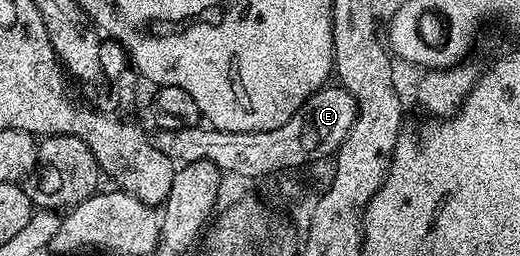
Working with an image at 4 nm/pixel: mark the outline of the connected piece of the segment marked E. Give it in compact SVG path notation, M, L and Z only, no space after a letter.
M331 84L316 91L291 116L289 122L281 127L275 127L273 131L227 132L200 124L197 127L186 127L182 130L158 129L152 135L152 140L157 150L177 166L182 166L189 162L207 160L213 162L220 168L220 171L228 175L231 173L243 178L263 178L269 174L281 171L282 168L299 168L303 162L309 160L321 162L336 155L342 149L345 138L348 137L350 130L352 130L358 113L359 104L353 98L353 94L349 94L340 85Z

